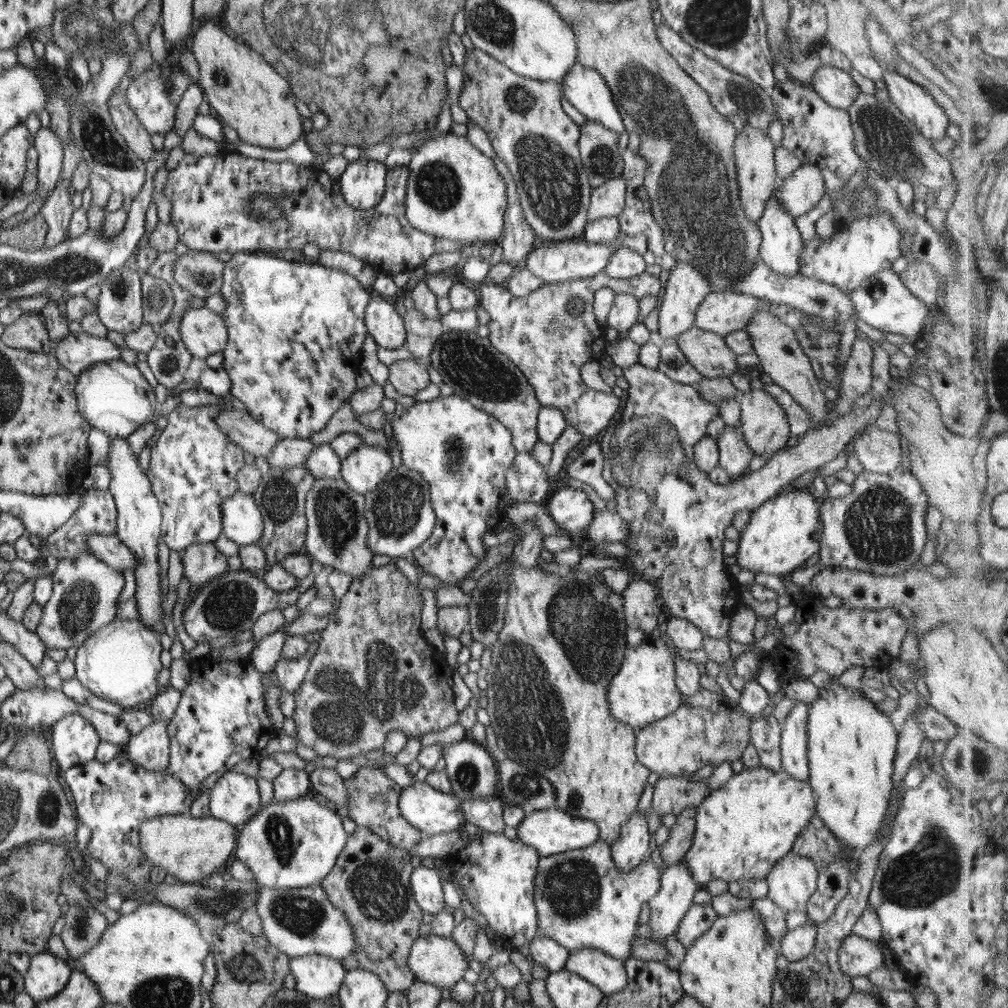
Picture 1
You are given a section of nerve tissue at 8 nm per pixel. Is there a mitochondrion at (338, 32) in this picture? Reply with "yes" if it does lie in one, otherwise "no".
yes

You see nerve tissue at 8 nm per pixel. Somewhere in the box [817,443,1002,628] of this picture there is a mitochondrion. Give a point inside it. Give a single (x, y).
(878, 527)

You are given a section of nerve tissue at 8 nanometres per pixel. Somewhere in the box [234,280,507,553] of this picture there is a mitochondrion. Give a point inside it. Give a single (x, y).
(395, 511)

